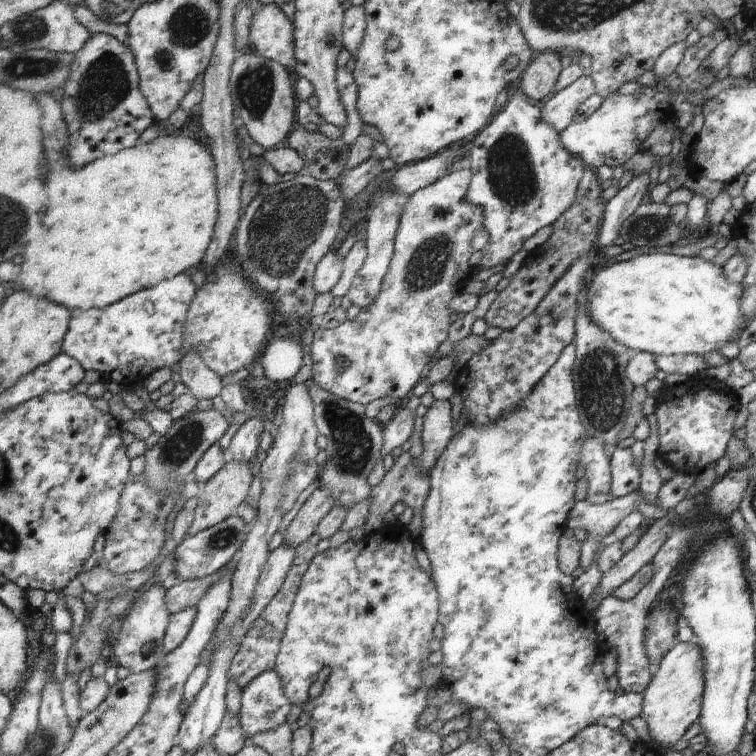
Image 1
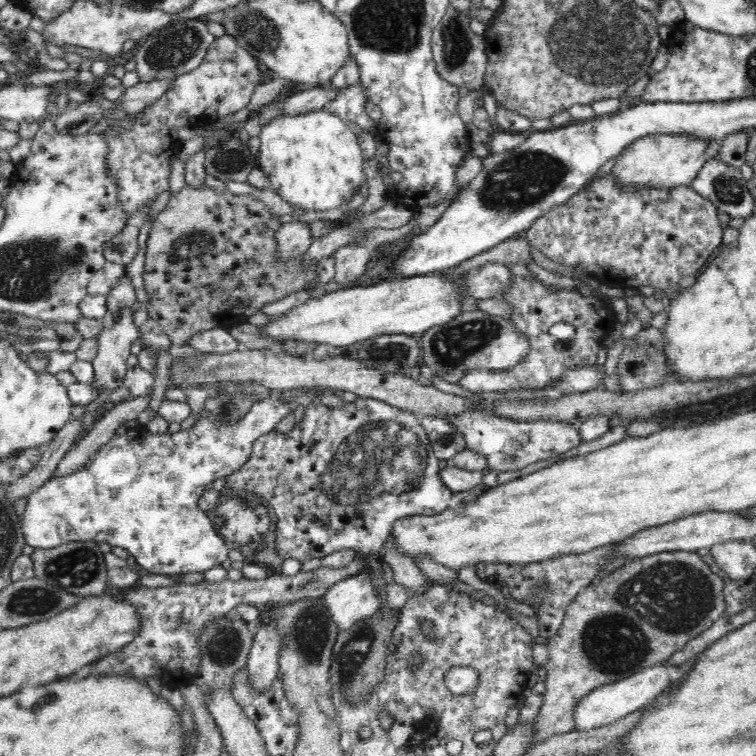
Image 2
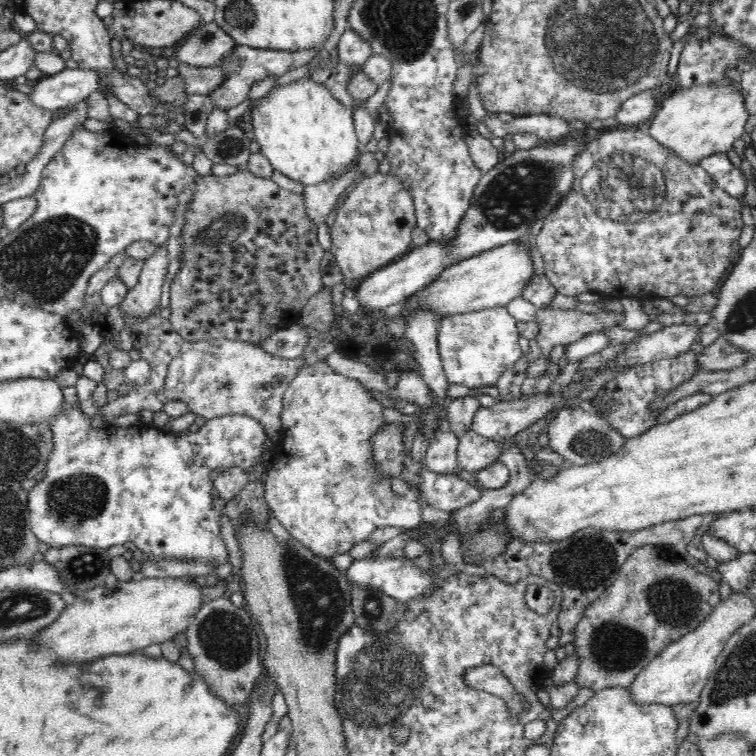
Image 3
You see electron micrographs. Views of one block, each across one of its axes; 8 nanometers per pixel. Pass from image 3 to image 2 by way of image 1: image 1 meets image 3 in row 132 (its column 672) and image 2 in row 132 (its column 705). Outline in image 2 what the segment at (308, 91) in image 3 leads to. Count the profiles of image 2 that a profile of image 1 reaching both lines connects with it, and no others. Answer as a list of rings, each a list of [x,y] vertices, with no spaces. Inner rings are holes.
[[[320,110],[294,118],[272,120],[260,134],[260,166],[272,190],[306,212],[340,210],[358,190],[368,186],[366,162],[358,136],[336,116]]]

